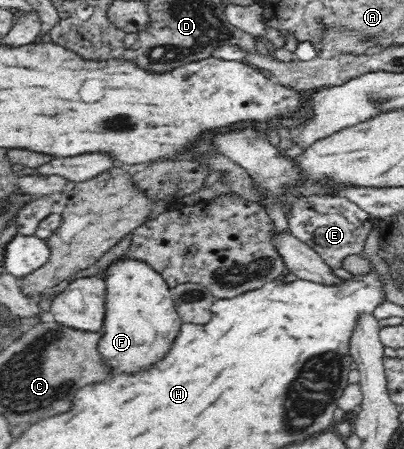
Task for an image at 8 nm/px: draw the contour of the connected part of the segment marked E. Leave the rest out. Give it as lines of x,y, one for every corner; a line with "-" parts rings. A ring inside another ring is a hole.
309,196
293,200
291,207
290,214
286,213
290,233
319,253
333,270
346,269
347,258
362,252
373,229
373,216
346,197

